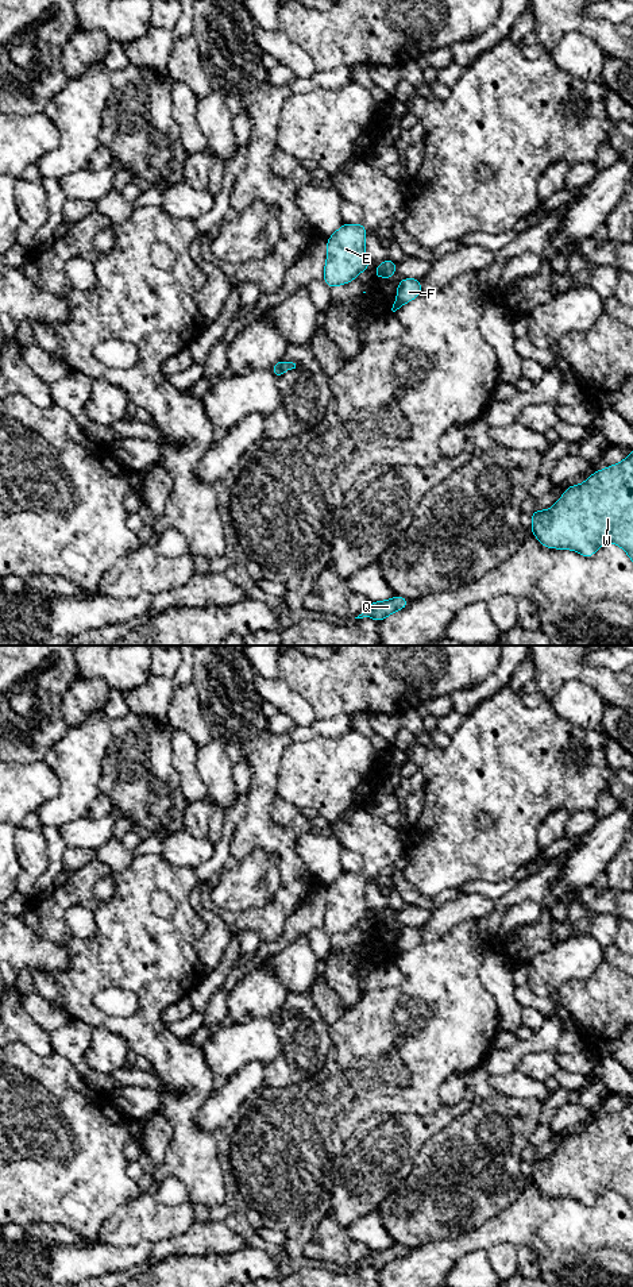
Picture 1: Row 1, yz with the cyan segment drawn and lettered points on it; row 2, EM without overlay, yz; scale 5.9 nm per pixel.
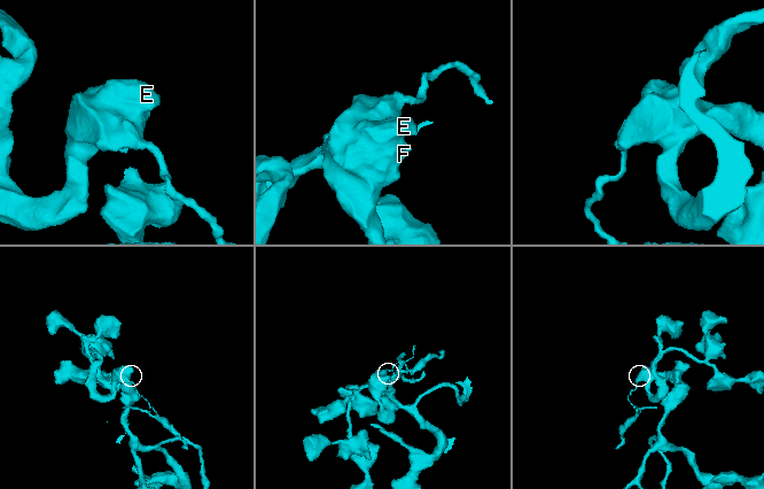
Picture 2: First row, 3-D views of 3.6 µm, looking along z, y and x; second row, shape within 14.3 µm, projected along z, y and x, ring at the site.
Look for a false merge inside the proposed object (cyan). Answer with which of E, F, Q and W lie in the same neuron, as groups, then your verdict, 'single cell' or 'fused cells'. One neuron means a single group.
E F W / Q | fused cells

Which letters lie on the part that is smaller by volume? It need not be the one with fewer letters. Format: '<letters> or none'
Q

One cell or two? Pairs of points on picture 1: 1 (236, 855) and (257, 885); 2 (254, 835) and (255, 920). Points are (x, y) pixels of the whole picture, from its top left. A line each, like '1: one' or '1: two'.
1: two
2: one

